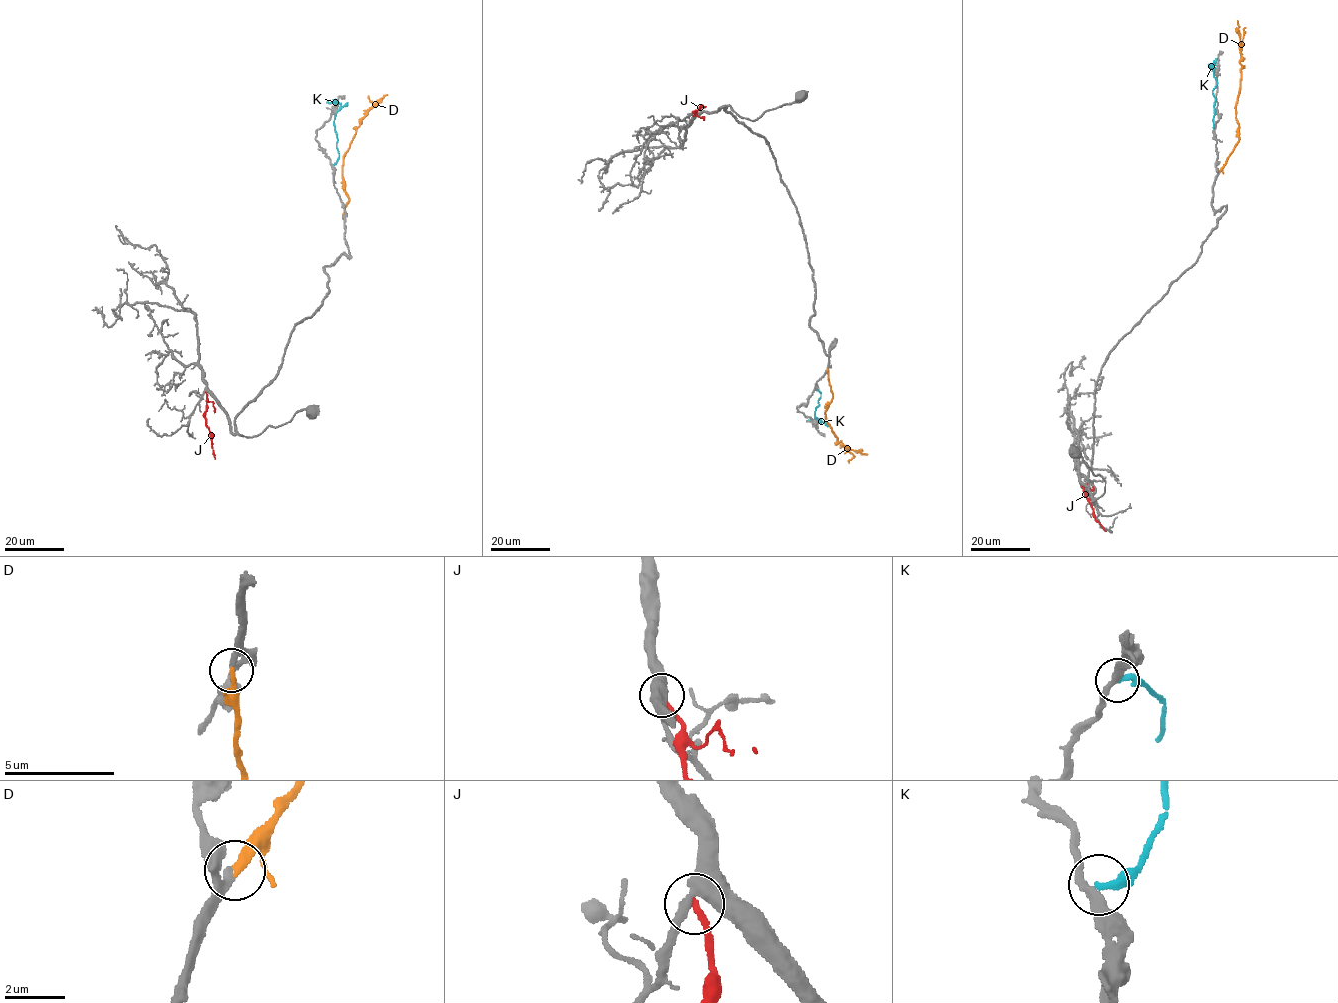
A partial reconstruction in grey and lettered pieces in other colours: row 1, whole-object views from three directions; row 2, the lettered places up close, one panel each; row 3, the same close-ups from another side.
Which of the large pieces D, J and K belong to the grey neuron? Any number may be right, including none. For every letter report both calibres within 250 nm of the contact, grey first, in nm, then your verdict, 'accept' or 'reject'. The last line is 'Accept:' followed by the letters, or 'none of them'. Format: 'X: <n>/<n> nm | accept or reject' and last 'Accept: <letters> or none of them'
D: 170/280 nm | accept
J: 360/220 nm | reject
K: 280/280 nm | reject
Accept: D

